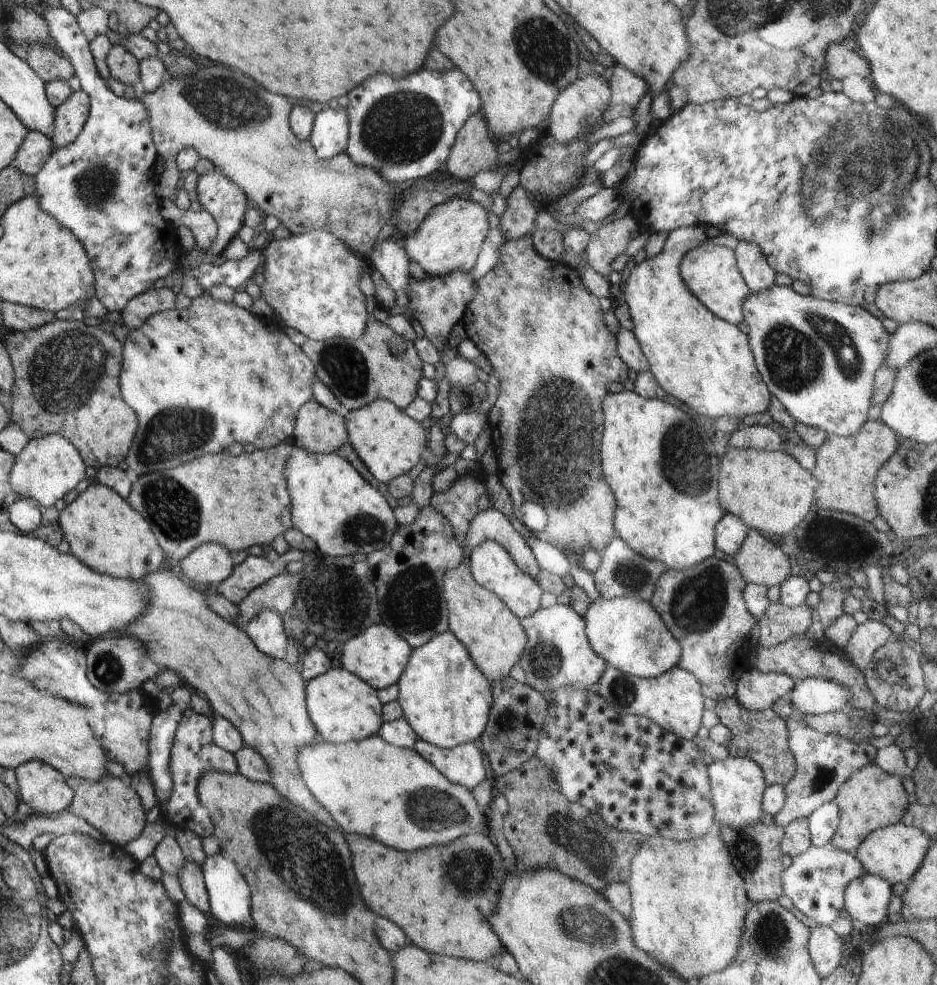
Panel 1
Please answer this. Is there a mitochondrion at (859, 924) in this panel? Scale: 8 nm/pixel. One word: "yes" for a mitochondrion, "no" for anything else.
no

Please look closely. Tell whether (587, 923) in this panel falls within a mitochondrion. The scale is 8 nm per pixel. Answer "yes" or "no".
yes

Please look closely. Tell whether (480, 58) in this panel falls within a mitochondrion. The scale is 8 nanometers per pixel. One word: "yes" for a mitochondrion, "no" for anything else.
no

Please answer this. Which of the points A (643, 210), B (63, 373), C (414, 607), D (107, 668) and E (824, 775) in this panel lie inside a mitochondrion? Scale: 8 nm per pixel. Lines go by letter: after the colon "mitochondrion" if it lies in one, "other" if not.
A: other
B: mitochondrion
C: mitochondrion
D: mitochondrion
E: mitochondrion

